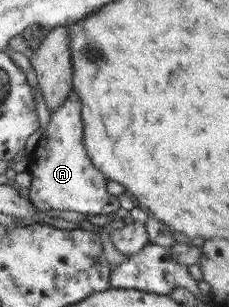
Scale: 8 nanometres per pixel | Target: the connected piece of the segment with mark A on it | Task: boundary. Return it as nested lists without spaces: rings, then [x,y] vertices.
[[[72,90],[54,112],[44,132],[33,140],[27,171],[32,175],[26,195],[41,212],[49,209],[74,210],[80,214],[112,214],[120,208],[118,197],[106,191],[109,181],[93,164],[83,145],[84,123],[78,95]]]

